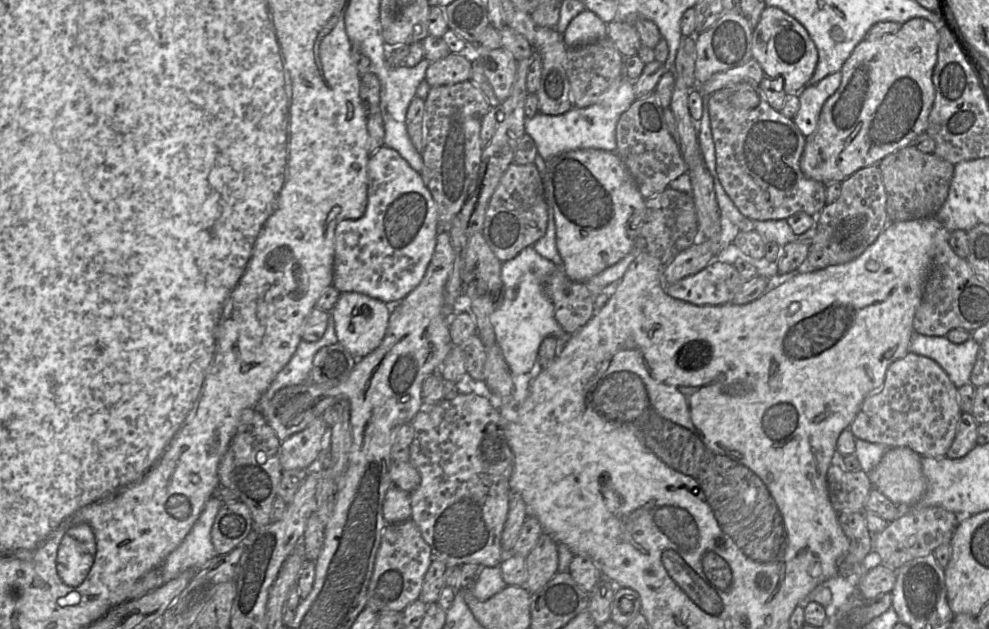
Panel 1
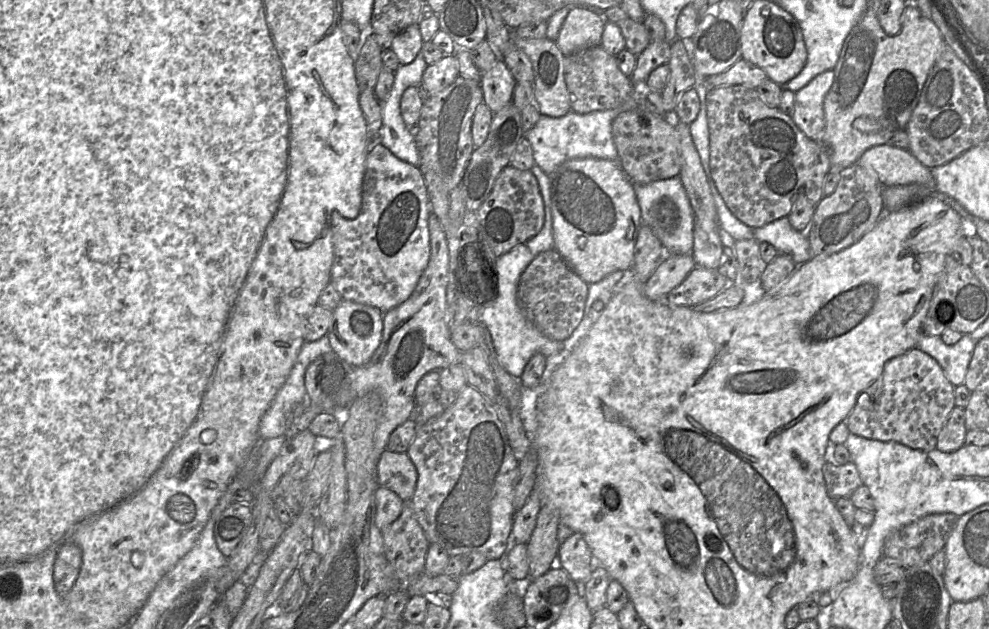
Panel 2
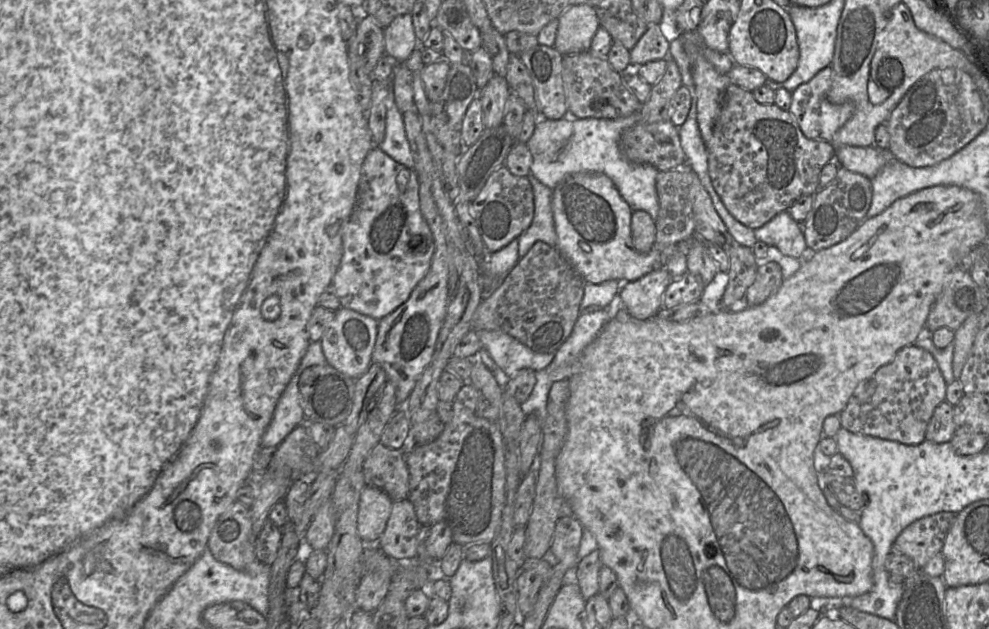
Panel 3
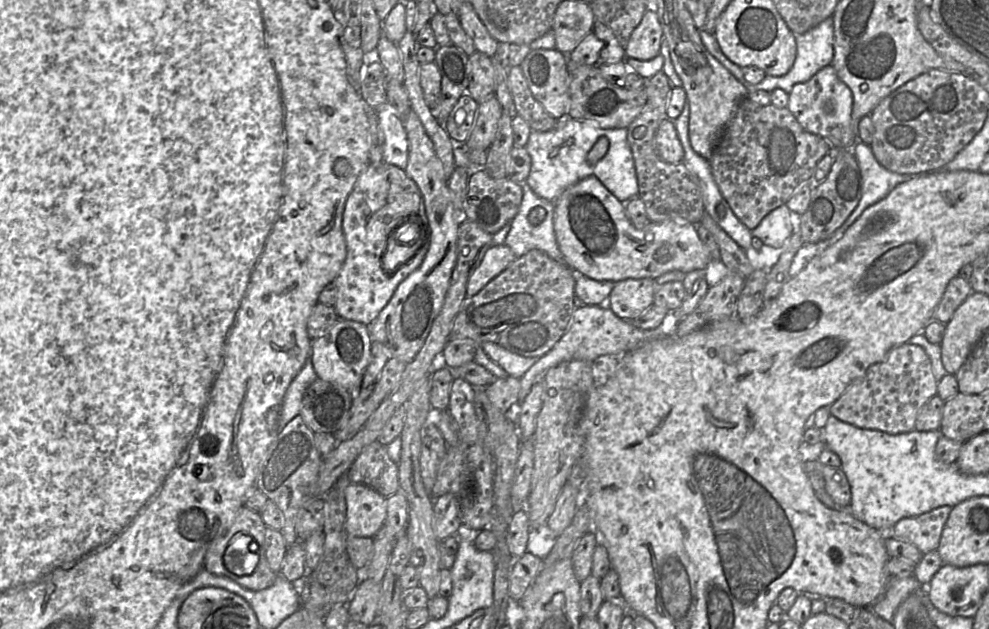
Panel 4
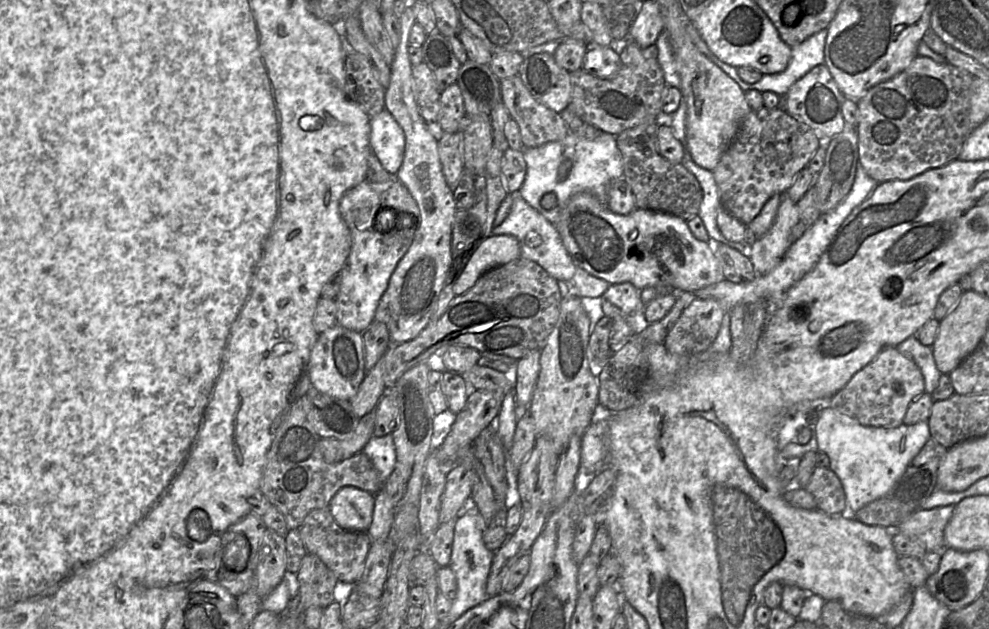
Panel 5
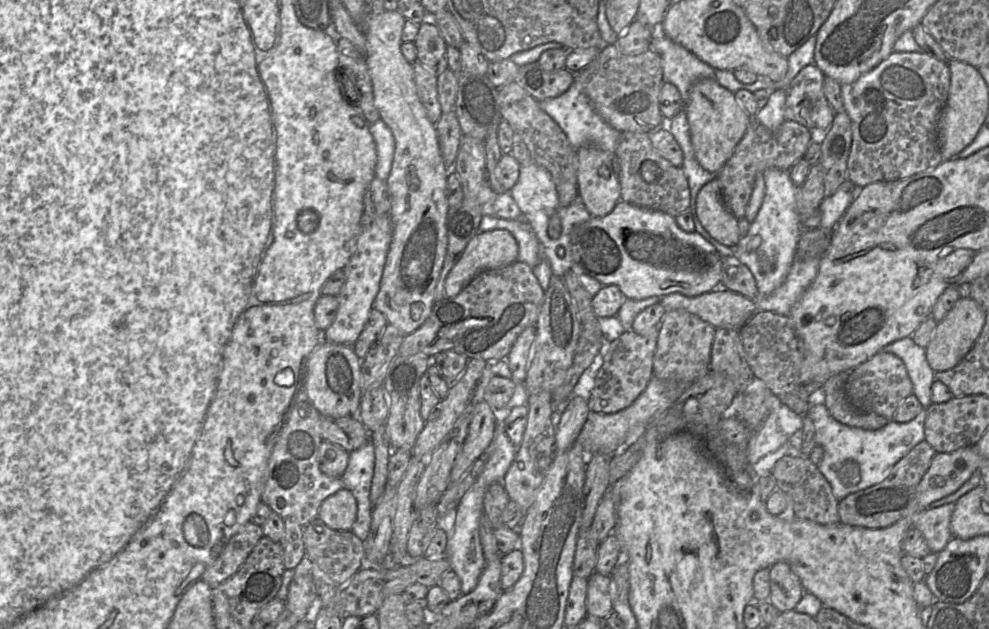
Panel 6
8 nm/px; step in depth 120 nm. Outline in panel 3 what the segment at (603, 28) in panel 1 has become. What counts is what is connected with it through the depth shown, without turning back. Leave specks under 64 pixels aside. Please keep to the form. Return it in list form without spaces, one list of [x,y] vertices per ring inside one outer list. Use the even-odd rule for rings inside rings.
[[[579,4],[569,7],[558,18],[554,47],[563,56],[588,51],[600,27],[596,7]]]

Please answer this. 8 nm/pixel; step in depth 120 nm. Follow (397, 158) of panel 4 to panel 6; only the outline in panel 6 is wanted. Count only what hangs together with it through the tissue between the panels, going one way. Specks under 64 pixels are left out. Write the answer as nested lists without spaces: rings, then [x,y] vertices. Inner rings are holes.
[[[382,119],[370,124],[370,133],[377,149],[375,174],[380,180],[386,181],[391,172],[395,150],[395,139],[390,128]]]

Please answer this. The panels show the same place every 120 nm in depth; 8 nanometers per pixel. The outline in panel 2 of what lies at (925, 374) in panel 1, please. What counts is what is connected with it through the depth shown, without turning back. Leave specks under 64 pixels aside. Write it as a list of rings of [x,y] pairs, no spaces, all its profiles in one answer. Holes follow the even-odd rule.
[[[914,347],[885,364],[882,375],[858,395],[845,423],[850,433],[858,436],[880,441],[896,441],[913,449],[931,451],[937,449],[940,431],[956,406],[954,392],[955,386],[947,379],[939,363]]]

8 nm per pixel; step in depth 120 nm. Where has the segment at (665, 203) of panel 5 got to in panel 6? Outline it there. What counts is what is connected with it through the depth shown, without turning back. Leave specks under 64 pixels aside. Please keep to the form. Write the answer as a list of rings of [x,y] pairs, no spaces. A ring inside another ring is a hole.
[[[622,132],[615,156],[619,163],[621,200],[644,209],[659,210],[673,217],[689,210],[690,188],[682,167],[674,166],[656,151],[649,139],[649,133]],[[646,160],[654,161],[660,168],[660,178],[655,182],[648,183],[641,176],[640,168]]]

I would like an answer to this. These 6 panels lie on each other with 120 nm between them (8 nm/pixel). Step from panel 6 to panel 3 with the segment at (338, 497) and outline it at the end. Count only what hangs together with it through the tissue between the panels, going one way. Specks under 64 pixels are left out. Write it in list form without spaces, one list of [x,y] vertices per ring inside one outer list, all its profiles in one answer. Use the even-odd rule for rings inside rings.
[[[366,485],[360,495],[358,534],[366,544],[378,542],[391,515],[393,500],[382,490]]]

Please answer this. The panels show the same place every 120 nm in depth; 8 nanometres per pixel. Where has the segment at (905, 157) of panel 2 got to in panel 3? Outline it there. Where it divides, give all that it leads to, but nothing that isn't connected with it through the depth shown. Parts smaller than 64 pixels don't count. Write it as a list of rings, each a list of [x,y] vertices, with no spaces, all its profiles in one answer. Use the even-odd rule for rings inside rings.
[[[842,146],[836,149],[835,161],[849,171],[862,174],[870,180],[893,159],[888,149],[876,146]]]

